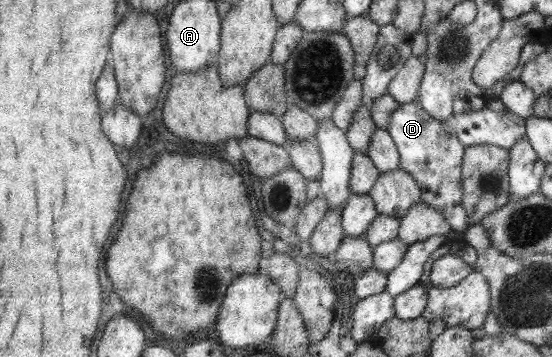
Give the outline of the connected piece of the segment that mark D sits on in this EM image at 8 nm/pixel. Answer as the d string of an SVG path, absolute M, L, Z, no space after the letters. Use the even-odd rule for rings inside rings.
M418 101L399 104L392 112L388 134L400 152L399 168L408 171L421 188L422 200L440 211L451 230L463 232L468 227L468 213L464 210L463 183L461 182L465 146L456 134L445 130L442 121L434 119Z

